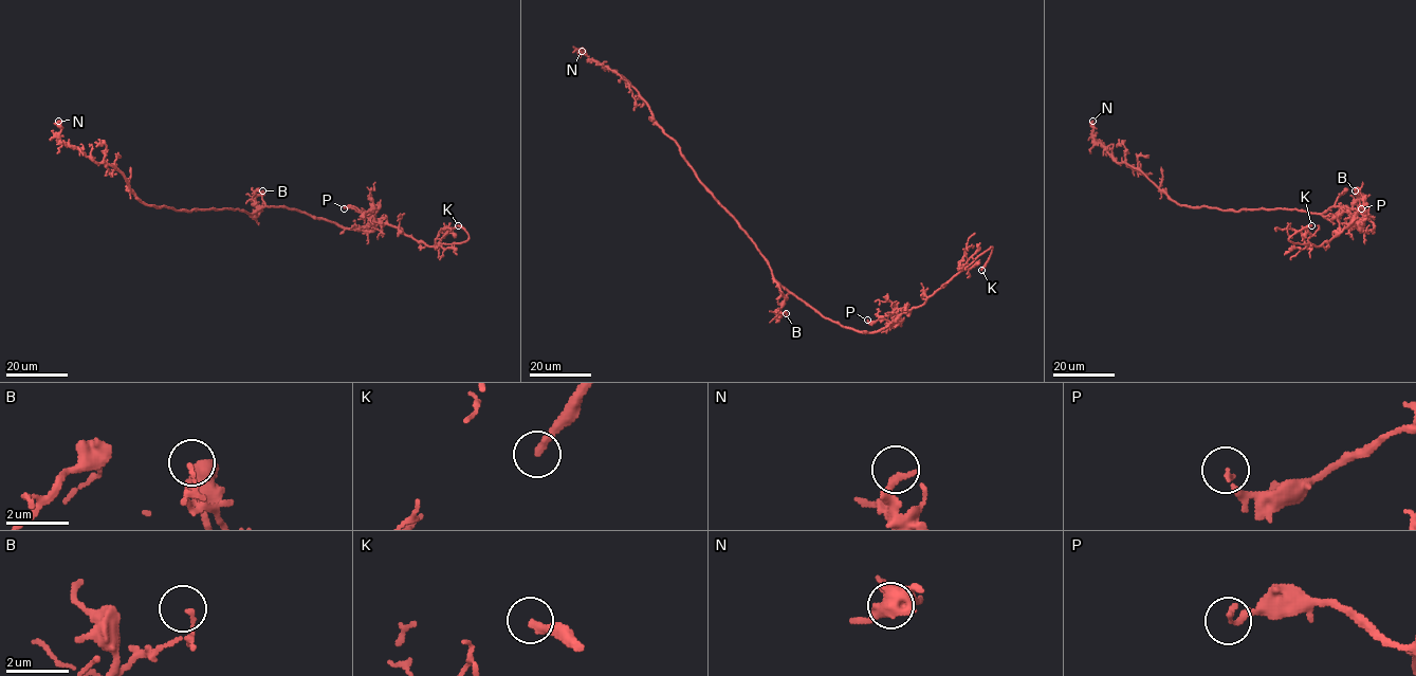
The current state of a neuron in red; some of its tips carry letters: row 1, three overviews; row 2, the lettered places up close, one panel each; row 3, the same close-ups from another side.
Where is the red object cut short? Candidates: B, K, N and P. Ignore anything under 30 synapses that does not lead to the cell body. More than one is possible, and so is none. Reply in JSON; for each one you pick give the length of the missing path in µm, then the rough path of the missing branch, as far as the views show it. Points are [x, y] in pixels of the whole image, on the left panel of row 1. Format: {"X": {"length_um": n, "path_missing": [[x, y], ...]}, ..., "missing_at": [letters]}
{"K": {"length_um": 15}, "missing_at": ["K"]}

